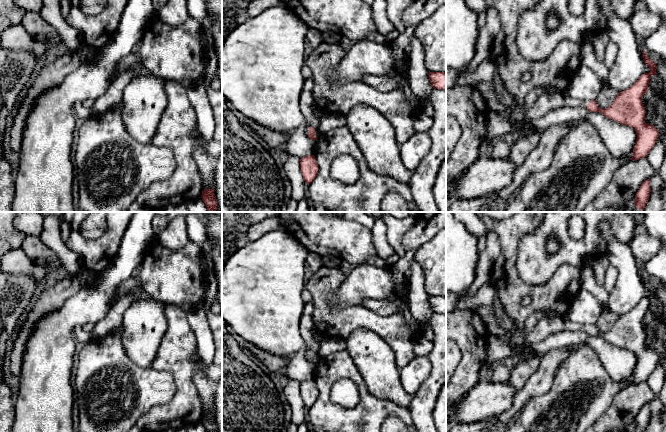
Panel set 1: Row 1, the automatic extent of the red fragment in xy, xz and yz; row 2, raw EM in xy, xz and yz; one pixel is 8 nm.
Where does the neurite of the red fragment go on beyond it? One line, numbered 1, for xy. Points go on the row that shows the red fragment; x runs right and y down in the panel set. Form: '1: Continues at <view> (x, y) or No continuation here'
1: No continuation here

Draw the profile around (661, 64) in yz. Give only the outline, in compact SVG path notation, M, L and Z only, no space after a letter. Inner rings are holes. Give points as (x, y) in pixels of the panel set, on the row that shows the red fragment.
M658 57L656 66L661 77L660 81L666 87L666 62Z

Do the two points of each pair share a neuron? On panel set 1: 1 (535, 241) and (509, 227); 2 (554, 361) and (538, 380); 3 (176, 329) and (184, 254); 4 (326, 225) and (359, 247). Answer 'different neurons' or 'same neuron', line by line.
1: different neurons
2: same neuron
3: different neurons
4: same neuron

